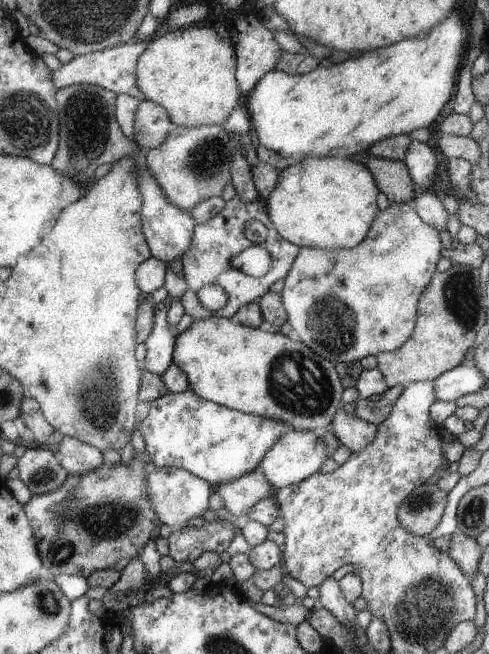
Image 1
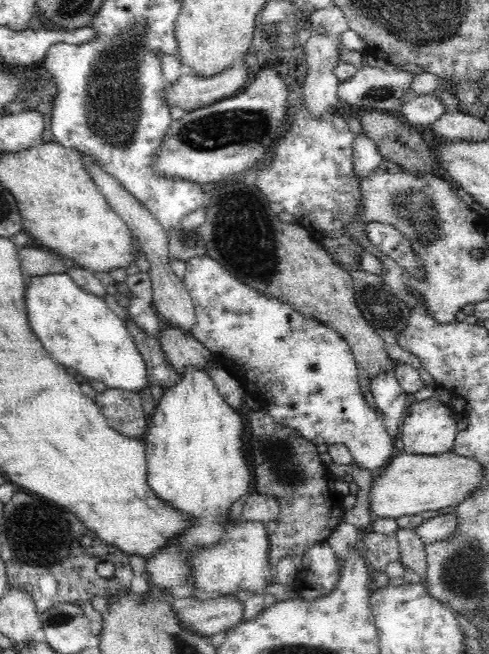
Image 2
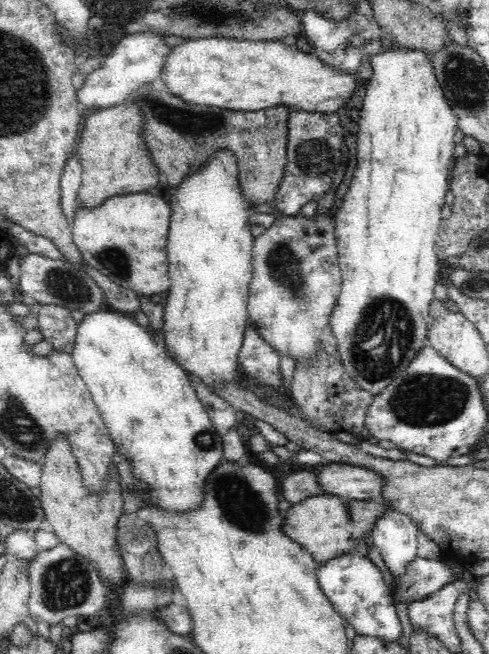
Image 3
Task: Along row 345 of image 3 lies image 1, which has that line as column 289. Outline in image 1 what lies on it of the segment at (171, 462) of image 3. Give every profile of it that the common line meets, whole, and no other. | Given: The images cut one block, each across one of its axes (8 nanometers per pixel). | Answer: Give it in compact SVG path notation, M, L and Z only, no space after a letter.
M457 6L421 38L405 38L383 50L369 50L359 58L349 58L327 68L315 68L303 76L291 76L275 70L265 74L245 98L245 108L259 144L287 158L291 166L305 158L359 160L359 156L369 152L369 146L383 138L403 136L421 126L427 128L437 118L443 104L451 98L455 76L469 46L467 26L463 16L455 10Z

